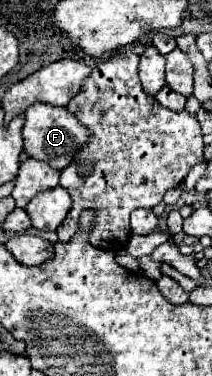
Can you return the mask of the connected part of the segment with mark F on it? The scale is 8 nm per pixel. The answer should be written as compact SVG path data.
M36 103L36 105L28 107L28 111L24 113L24 121L26 121L22 127L24 153L28 153L30 157L34 157L38 161L50 163L50 167L54 167L58 171L62 171L72 161L76 151L86 143L84 139L88 139L88 131L64 107L54 107L48 103Z

